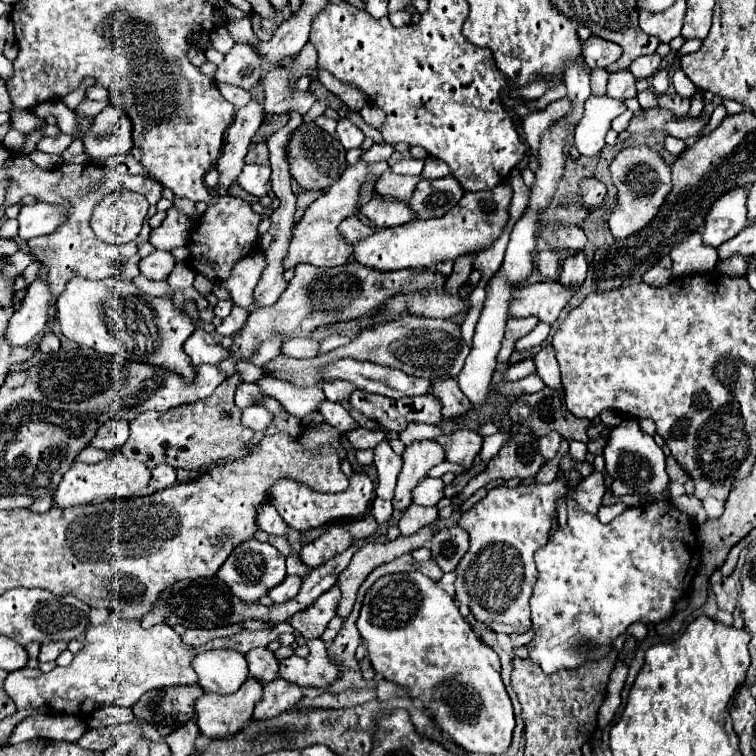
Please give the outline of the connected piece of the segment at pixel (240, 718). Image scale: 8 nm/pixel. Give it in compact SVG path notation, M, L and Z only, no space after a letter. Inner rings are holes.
M248 677L238 691L230 695L204 693L196 701L196 723L206 737L224 739L238 733L252 717L254 705L262 699L262 683Z

